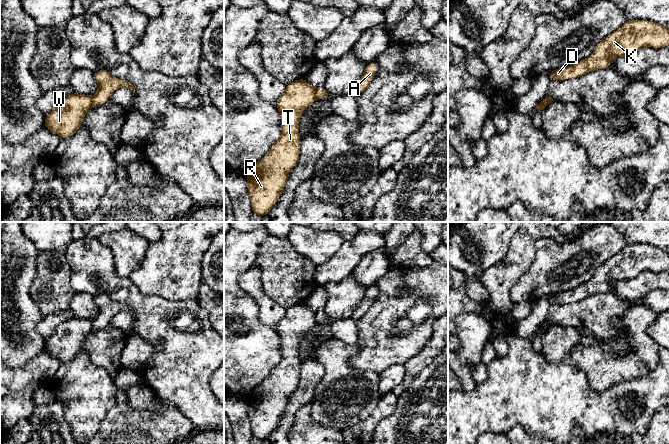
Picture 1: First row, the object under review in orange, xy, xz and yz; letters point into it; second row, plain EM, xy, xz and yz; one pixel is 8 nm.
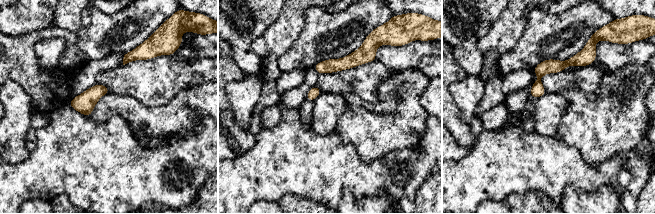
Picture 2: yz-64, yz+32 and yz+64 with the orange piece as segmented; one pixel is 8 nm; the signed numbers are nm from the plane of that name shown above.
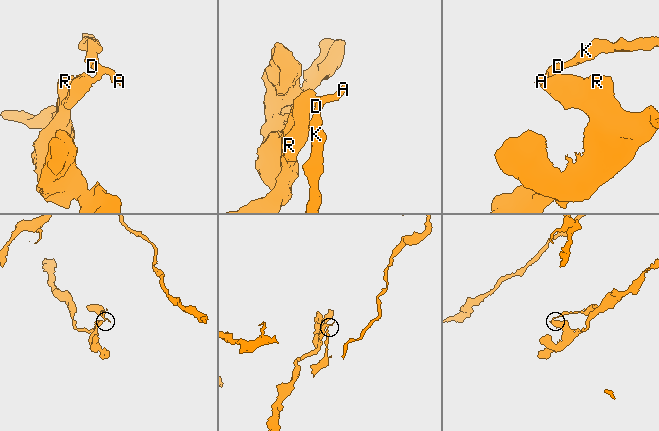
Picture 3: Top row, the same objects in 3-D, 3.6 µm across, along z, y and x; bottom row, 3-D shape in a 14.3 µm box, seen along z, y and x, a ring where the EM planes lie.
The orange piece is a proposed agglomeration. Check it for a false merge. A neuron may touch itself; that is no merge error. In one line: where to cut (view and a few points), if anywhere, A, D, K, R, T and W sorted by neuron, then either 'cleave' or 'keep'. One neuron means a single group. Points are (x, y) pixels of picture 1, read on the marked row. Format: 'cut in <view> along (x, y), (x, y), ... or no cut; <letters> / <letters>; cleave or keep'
cut in xy along (91, 96), (92, 105); A D K / R T W; cleave

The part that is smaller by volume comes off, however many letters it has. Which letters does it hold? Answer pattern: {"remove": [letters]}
{"remove": ["A", "D", "K"]}

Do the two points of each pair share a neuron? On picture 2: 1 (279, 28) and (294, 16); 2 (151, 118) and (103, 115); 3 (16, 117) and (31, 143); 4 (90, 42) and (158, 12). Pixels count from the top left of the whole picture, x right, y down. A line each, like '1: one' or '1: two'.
1: one
2: one
3: two
4: one

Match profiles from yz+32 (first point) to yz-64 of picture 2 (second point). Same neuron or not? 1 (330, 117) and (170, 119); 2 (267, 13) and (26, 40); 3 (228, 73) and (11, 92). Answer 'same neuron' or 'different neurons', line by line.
1: same neuron
2: different neurons
3: different neurons

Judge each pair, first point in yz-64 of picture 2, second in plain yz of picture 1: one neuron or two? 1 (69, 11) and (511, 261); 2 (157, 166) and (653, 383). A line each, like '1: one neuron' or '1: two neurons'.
1: one neuron
2: one neuron

